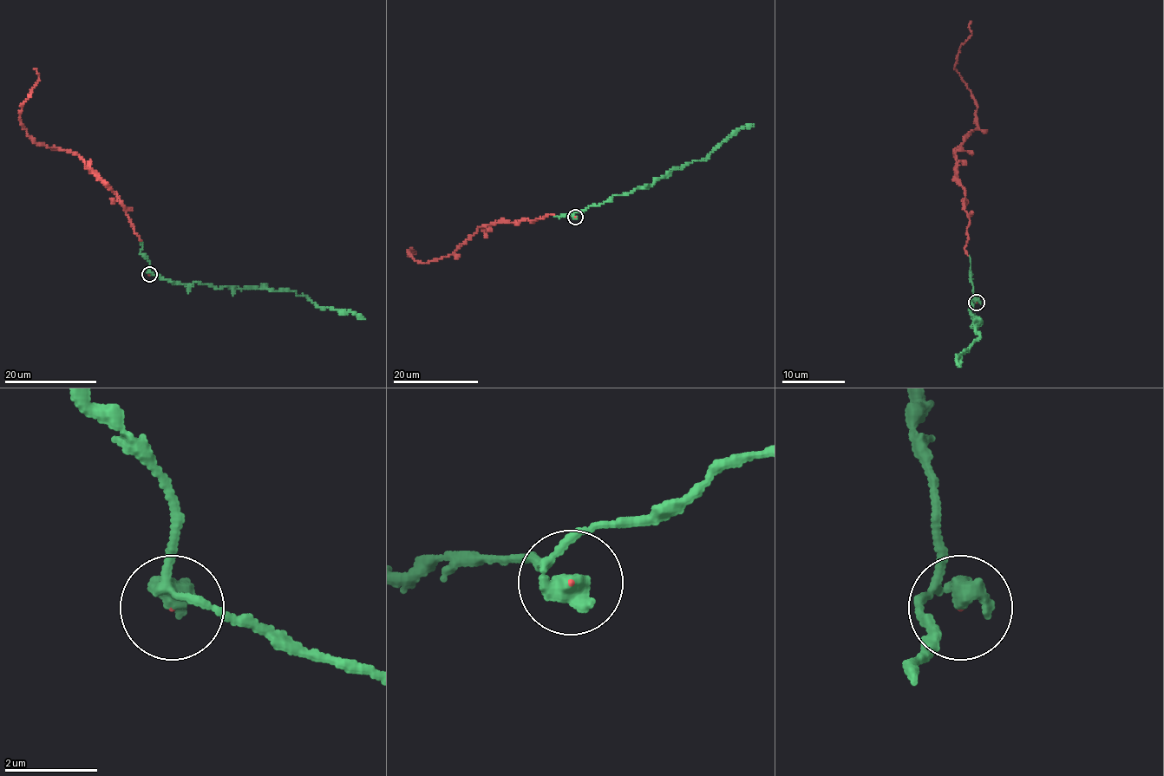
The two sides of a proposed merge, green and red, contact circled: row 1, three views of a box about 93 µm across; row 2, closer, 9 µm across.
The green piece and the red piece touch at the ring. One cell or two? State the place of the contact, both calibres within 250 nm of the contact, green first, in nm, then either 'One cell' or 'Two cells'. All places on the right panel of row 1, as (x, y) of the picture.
Place: (976, 302). Thickness 360 nm (green) against 30 nm. One cell

